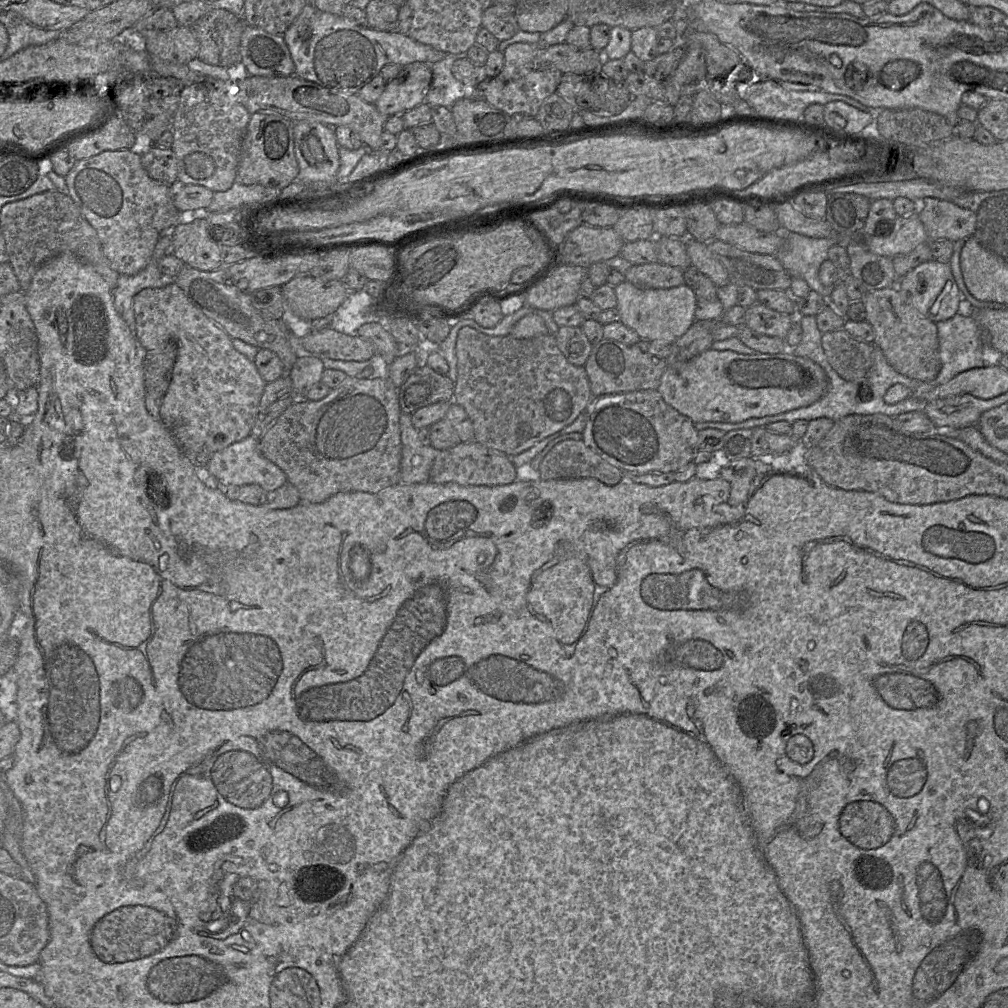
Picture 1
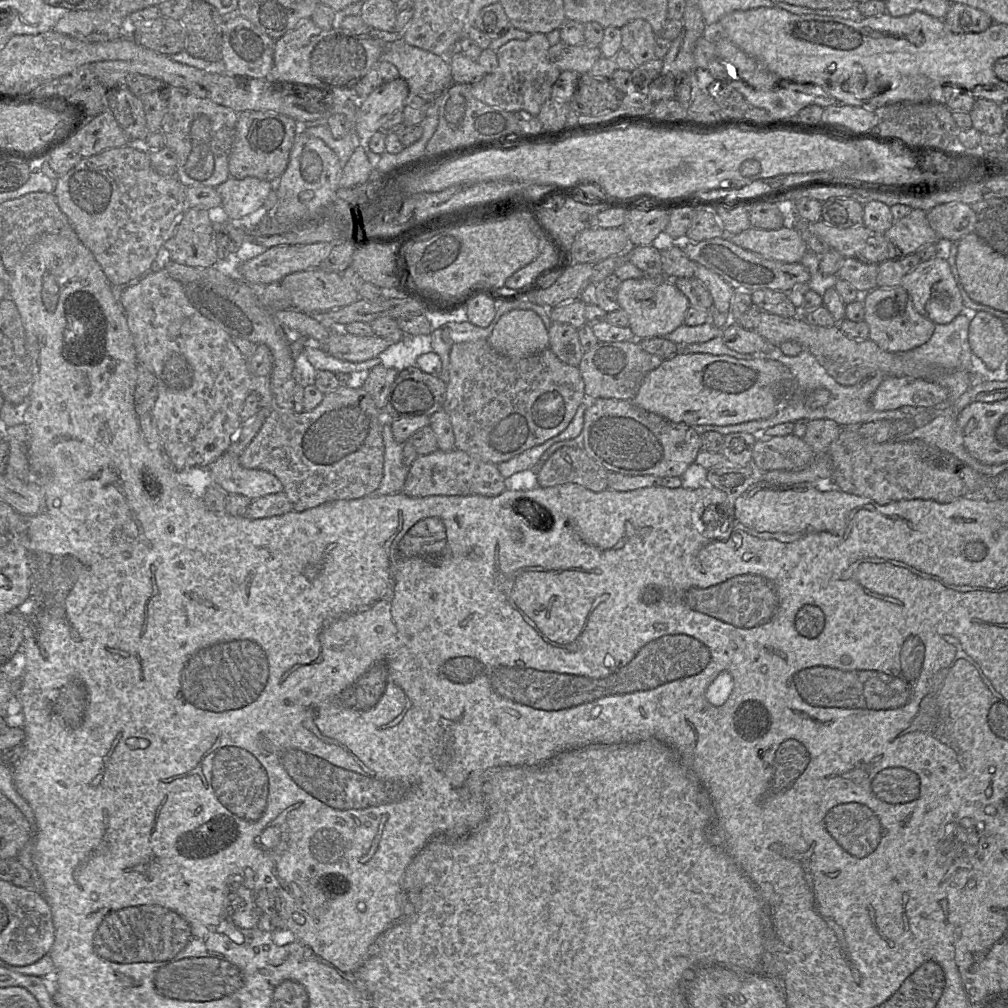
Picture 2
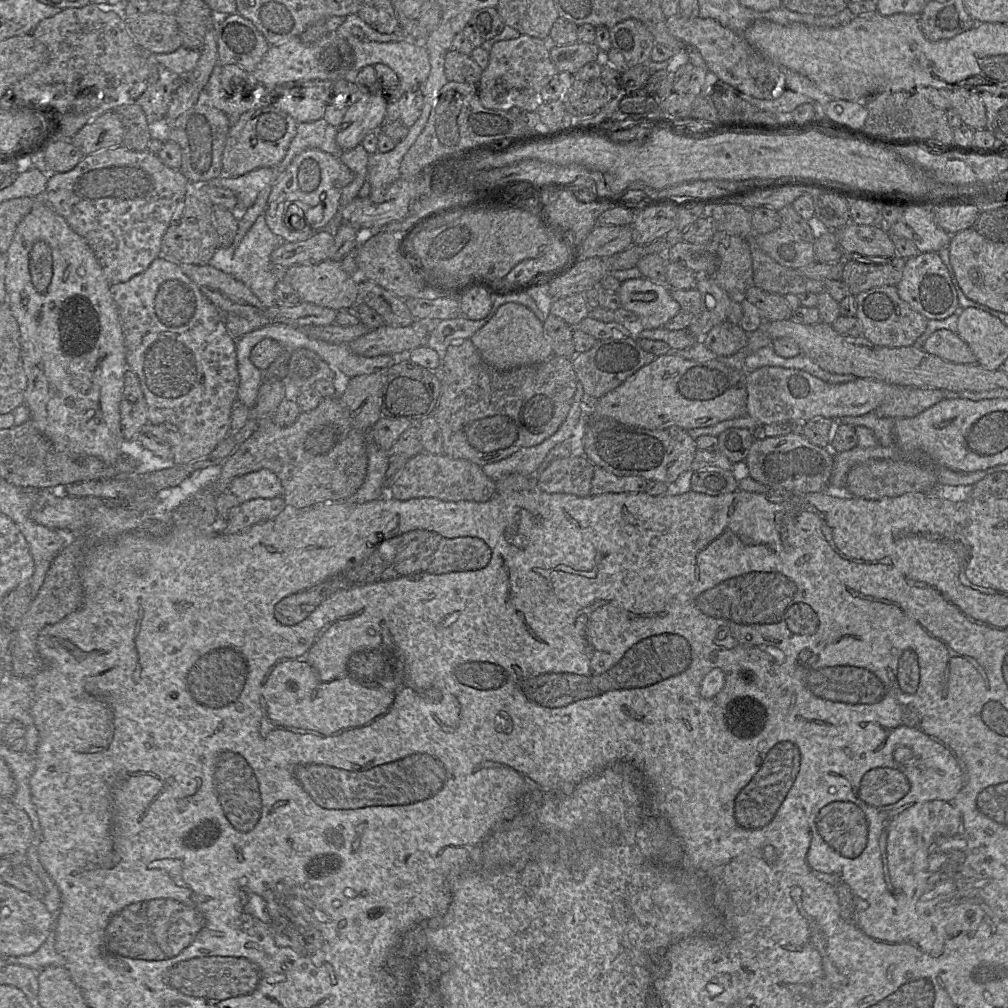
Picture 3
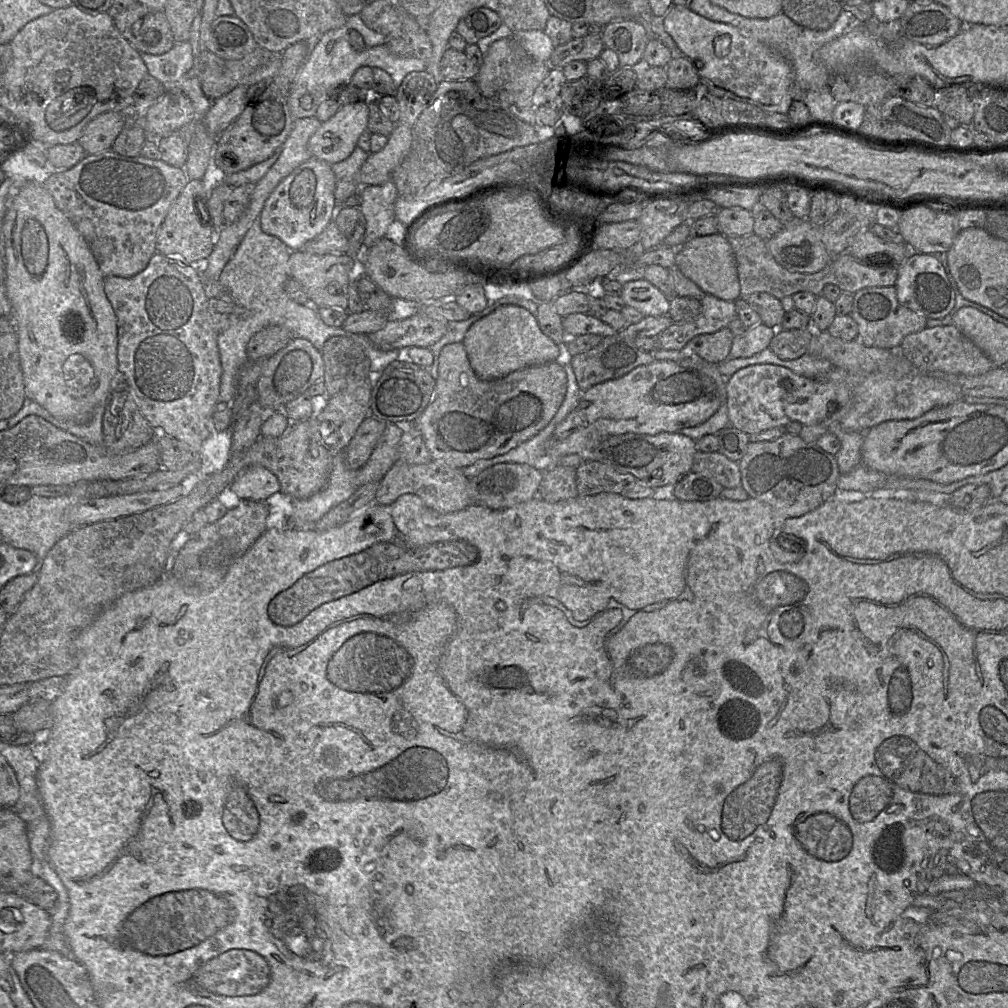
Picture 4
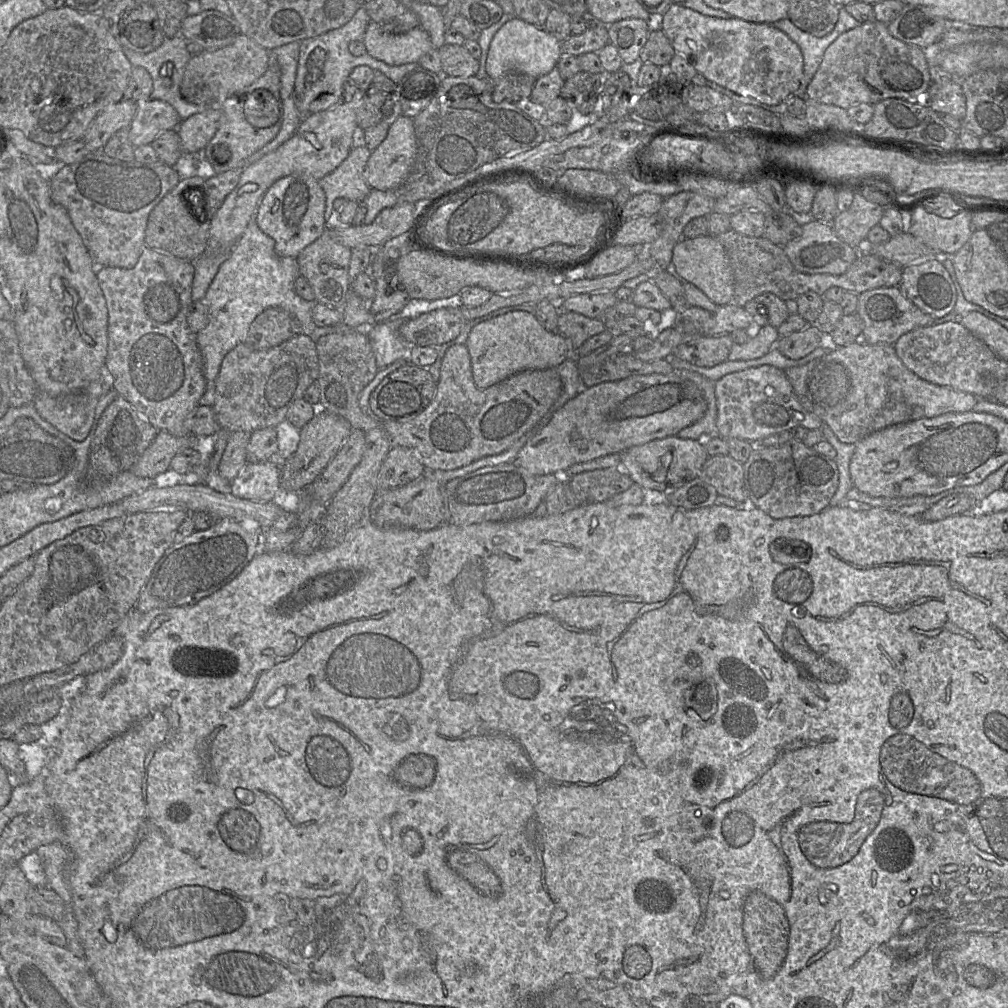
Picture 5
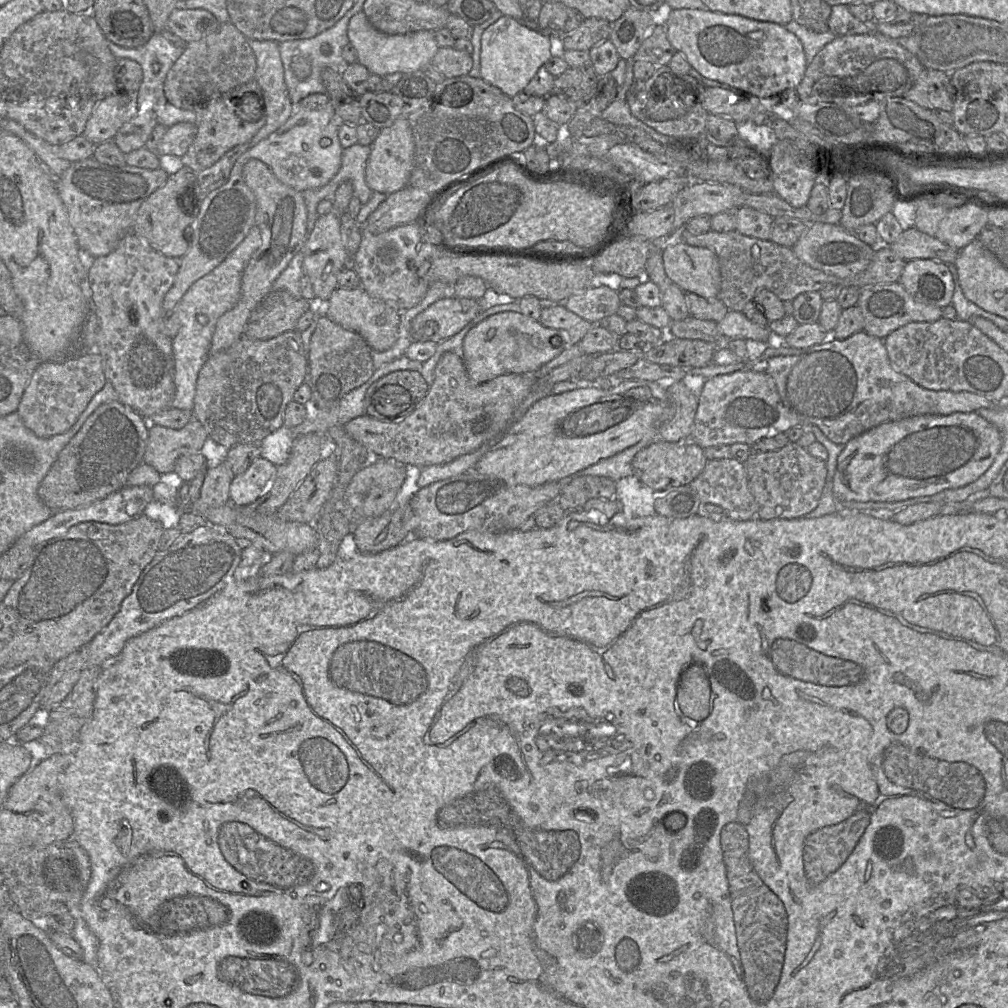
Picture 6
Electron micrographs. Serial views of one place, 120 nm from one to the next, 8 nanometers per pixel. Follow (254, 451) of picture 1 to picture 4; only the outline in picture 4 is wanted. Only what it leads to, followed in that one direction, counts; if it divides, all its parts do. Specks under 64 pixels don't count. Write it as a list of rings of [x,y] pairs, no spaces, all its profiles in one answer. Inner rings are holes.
[[[263,466],[246,468],[230,485],[233,498],[265,501],[281,491],[277,477]]]

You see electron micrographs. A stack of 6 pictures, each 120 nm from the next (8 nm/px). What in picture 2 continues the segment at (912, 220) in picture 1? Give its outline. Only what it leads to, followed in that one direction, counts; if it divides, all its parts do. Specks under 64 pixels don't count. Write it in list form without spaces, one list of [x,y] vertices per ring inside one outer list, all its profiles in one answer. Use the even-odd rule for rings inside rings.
[[[912,209],[884,232],[899,255],[915,254],[922,246],[939,242],[939,237],[928,223],[926,213],[921,209]]]

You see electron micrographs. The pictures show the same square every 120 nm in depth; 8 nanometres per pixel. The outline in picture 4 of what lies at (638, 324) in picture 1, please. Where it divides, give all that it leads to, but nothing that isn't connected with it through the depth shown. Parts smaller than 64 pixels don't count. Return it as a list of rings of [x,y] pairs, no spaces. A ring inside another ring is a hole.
[[[644,278],[623,284],[621,297],[644,316],[667,315],[670,307],[670,299]]]

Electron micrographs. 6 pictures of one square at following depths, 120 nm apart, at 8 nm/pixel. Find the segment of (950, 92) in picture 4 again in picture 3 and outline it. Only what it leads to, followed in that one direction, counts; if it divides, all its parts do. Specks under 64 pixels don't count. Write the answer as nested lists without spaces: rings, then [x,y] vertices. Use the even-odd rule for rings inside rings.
[[[968,89],[952,90],[950,106],[959,114],[962,122],[969,127],[975,130],[986,127],[986,108],[978,92]]]

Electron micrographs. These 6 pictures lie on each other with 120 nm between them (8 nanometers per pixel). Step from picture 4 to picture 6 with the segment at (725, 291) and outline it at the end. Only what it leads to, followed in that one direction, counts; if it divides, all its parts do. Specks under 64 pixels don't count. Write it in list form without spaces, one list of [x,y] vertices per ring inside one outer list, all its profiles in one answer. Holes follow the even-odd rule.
[[[671,239],[661,245],[661,253],[665,273],[671,282],[685,293],[717,298],[721,275],[714,252],[688,245],[681,239]]]

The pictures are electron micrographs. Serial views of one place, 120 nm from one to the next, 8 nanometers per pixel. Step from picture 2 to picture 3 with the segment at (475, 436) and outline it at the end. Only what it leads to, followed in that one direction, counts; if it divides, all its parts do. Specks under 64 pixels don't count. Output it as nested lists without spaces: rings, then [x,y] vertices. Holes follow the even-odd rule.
[[[470,339],[459,345],[450,344],[444,362],[441,393],[432,414],[442,433],[443,454],[482,467],[505,459],[521,448],[538,445],[553,435],[569,413],[578,381],[572,358],[553,355],[540,363],[498,370],[481,358]]]

